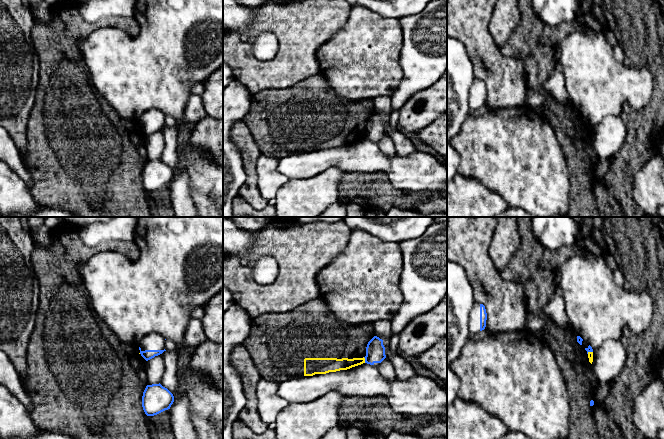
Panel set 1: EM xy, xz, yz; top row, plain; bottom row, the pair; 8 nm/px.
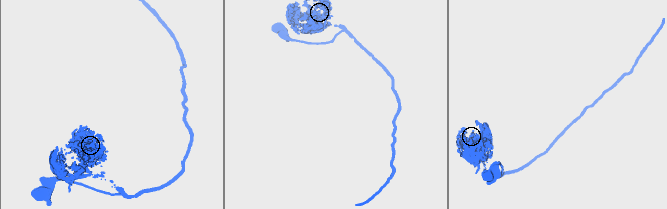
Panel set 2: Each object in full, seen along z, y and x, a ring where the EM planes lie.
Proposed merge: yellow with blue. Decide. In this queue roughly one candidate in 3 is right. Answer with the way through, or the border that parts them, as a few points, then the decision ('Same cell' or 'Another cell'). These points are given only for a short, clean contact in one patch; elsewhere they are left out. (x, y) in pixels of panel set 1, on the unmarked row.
Boundary: xz (363, 133), (365, 138). Another cell

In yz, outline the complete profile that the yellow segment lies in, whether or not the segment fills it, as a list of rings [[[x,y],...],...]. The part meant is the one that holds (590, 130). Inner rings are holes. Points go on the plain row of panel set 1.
[[[517,0],[521,14],[521,21],[508,42],[500,48],[507,57],[518,57],[522,60],[526,74],[527,89],[537,91],[545,96],[548,105],[544,117],[553,127],[566,158],[569,178],[569,211],[566,217],[599,217],[596,205],[595,188],[603,184],[603,180],[596,176],[595,166],[599,161],[592,144],[593,128],[587,128],[580,121],[577,124],[577,112],[573,103],[563,106],[555,101],[543,88],[544,82],[554,71],[554,47],[559,45],[569,34],[581,29],[576,20],[558,25],[555,28],[545,25],[533,11],[531,0]]]

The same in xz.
[[[321,74],[281,90],[263,90],[252,95],[249,112],[243,120],[259,146],[261,154],[283,158],[291,153],[313,152],[340,146],[347,146],[365,139],[366,123],[374,113],[371,99],[351,101],[338,96]]]

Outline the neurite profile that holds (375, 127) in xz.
[[[374,112],[367,120],[365,139],[379,143],[380,139],[386,134],[383,116]]]

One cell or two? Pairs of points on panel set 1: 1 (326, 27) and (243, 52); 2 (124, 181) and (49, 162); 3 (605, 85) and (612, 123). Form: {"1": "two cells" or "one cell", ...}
{"1": "one cell", "2": "one cell", "3": "two cells"}

